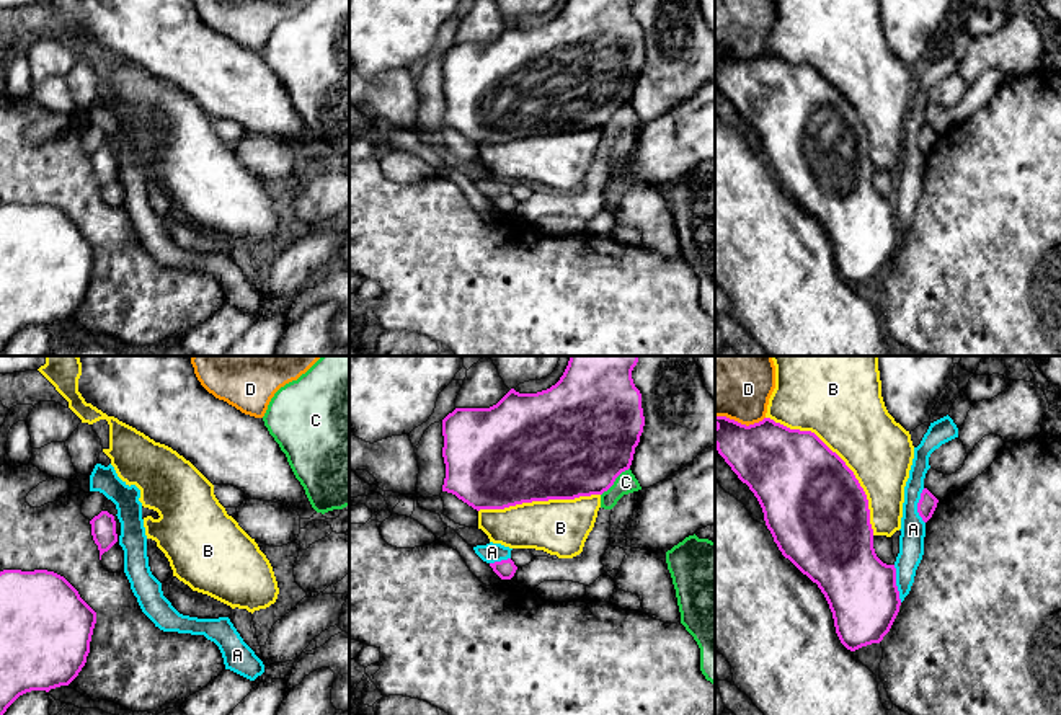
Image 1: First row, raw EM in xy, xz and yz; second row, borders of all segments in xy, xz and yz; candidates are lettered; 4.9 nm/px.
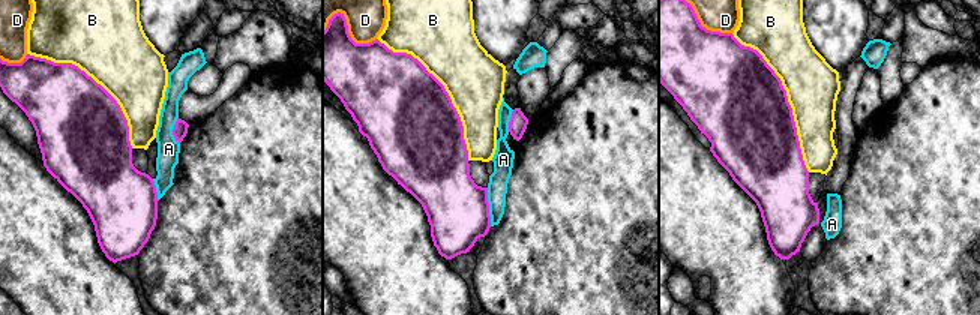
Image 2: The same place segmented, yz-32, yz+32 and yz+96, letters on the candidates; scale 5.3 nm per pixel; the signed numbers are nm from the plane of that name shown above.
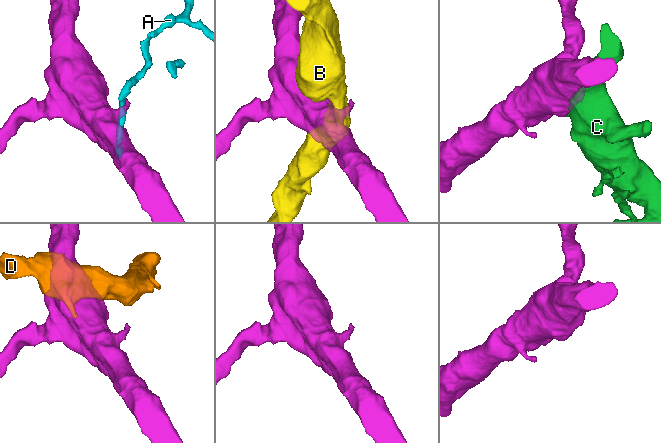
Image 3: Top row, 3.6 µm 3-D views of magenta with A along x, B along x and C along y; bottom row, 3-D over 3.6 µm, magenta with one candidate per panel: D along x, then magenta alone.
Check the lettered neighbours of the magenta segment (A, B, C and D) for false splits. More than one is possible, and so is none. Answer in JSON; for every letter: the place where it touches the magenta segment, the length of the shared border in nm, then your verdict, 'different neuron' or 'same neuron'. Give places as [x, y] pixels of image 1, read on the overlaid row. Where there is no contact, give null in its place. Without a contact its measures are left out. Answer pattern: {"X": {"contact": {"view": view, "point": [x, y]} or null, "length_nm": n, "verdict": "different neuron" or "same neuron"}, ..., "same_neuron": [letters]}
{"A": {"contact": {"view": "yz", "point": [895, 583]}, "length_nm": 190, "verdict": "different neuron"}, "B": {"contact": {"view": "yz", "point": [841, 459]}, "length_nm": 800, "verdict": "different neuron"}, "C": {"contact": {"view": "xz", "point": [614, 480]}, "length_nm": 200, "verdict": "different neuron"}, "D": {"contact": {"view": "yz", "point": [740, 423]}, "length_nm": 240, "verdict": "different neuron"}, "same_neuron": []}

